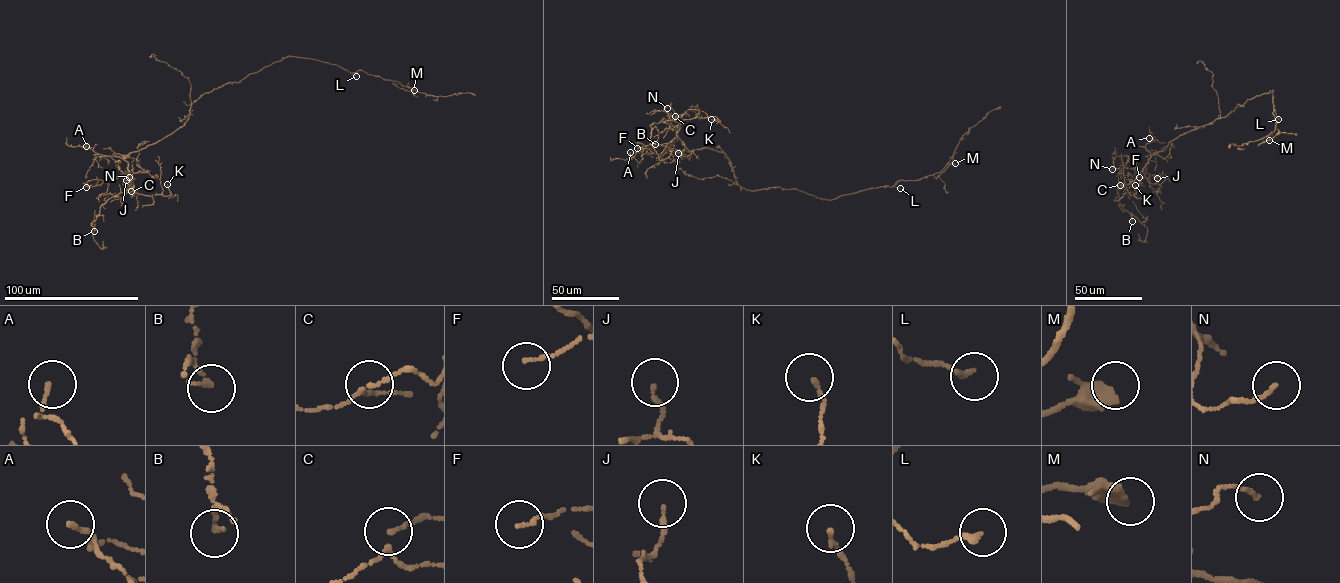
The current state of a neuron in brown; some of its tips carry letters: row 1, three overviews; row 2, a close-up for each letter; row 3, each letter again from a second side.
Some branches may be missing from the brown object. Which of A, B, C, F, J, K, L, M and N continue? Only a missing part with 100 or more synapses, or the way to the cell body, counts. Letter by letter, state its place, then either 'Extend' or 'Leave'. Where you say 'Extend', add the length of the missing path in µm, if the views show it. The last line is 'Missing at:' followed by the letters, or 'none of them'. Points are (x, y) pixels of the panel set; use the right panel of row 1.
A: Place: (1149, 138). Leave
B: Place: (1132, 221). Leave
C: Place: (1120, 185). Leave
F: Place: (1139, 177). Leave
J: Place: (1157, 178). Leave
K: Place: (1135, 185). Leave
L: Place: (1278, 119). Leave
M: Place: (1269, 140). Leave
N: Place: (1112, 169). Leave
Missing at: none of them

